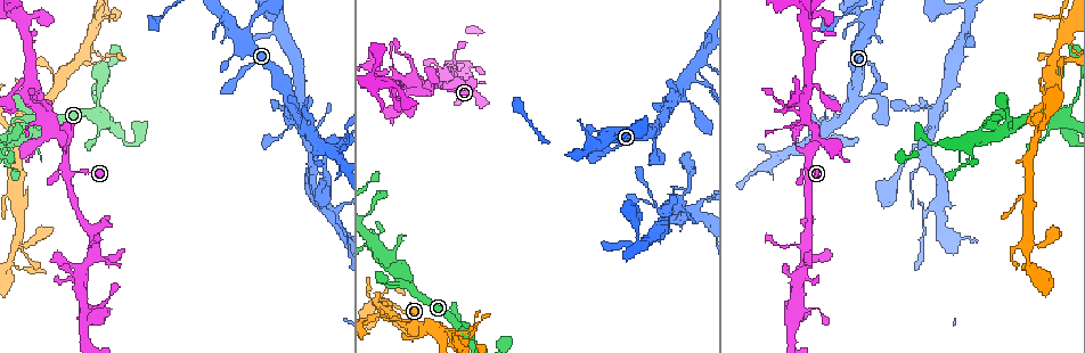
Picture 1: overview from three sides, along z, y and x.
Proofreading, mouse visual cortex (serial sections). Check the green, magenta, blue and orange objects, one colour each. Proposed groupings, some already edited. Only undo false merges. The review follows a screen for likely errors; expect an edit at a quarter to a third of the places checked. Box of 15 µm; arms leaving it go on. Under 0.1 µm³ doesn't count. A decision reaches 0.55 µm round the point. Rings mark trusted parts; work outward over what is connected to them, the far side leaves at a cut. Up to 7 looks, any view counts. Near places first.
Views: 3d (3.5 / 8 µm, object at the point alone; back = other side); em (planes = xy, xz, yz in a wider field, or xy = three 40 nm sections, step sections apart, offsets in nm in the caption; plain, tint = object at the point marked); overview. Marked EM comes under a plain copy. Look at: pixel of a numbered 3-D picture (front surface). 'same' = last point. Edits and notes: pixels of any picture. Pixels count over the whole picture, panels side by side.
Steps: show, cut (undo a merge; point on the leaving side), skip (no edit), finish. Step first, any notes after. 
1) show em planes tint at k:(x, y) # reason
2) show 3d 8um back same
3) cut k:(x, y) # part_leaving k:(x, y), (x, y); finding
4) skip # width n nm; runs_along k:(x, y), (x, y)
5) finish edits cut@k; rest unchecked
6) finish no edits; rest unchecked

show 3d 3.5um at 1:(810, 170) # a narrow waist

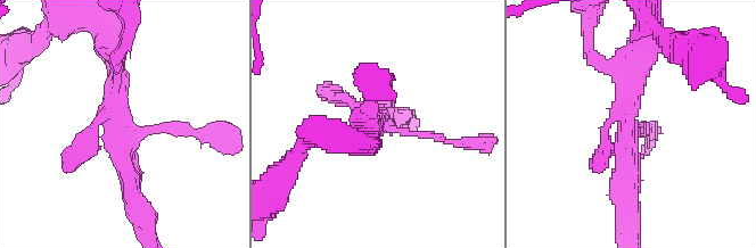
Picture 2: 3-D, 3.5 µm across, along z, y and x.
show em xy step 3 tint at 2:(137, 129) # need the tissue

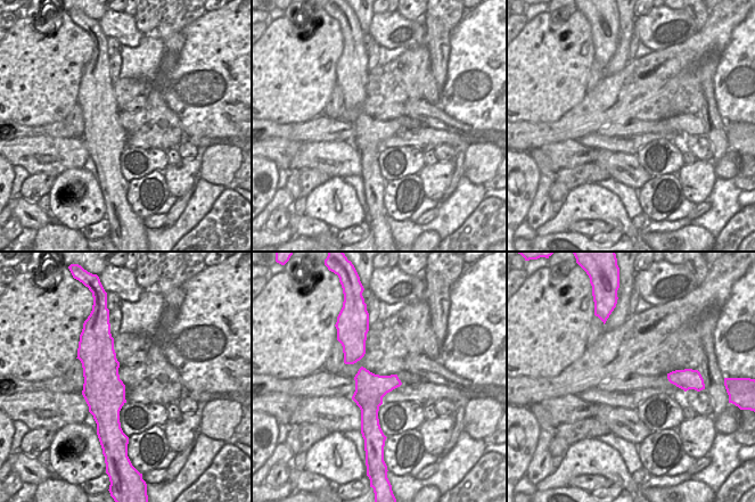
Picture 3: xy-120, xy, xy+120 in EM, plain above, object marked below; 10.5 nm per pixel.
skip # runs_along 2:(212, 133), (128, 130), (117, 71); continuous, no second cell

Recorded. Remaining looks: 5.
show 3d 3.5um at 1:(807, 25) # a fork

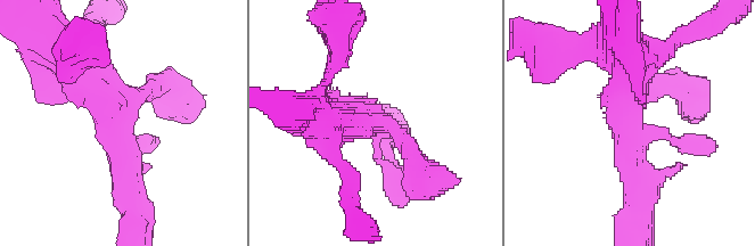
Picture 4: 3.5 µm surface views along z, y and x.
show em xy step 3 tint at 4:(626, 113)

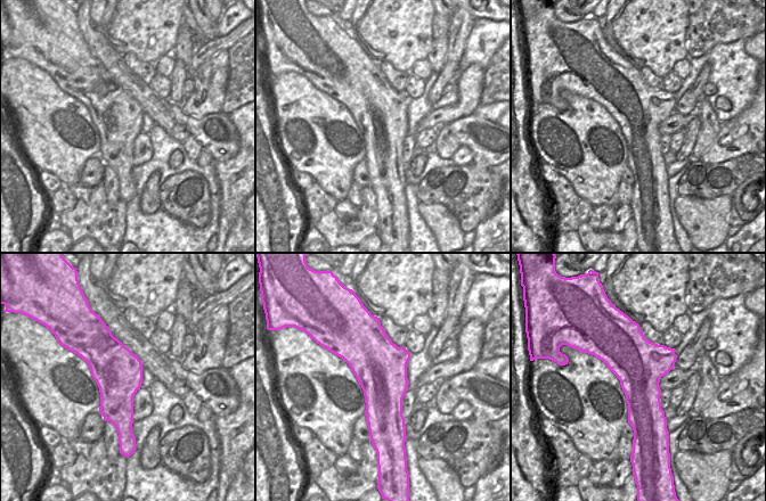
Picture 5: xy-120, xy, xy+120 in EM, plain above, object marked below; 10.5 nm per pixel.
skip # runs_along 4:(129, 186), (112, 101), (63, 52); all the same cell

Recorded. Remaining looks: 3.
show 3d 3.5um at 1:(1035, 134) # a narrow waist

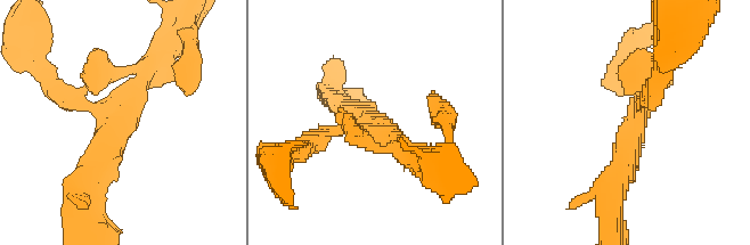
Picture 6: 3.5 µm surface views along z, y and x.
show em xy step 5 tint at 6:(121, 116) # arms 3; arm_widths 200, 300, 350 nm; need the tissue

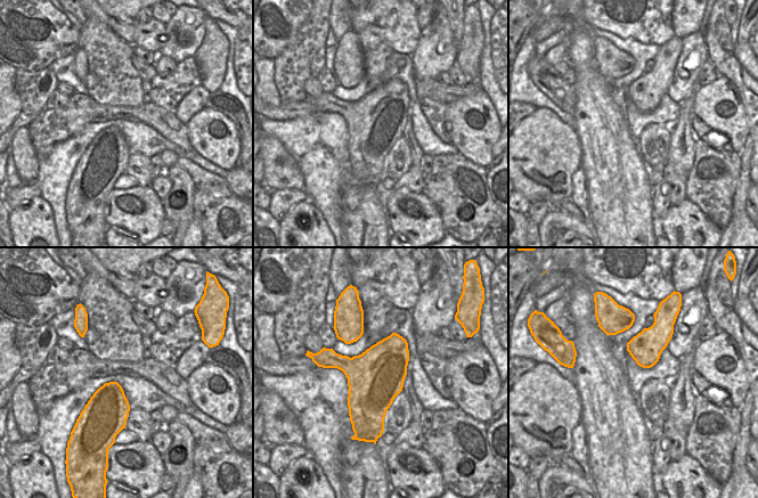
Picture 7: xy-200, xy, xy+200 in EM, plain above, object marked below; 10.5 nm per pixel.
skip # all the same cell

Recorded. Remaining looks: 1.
finish no edits; rest unchecked

